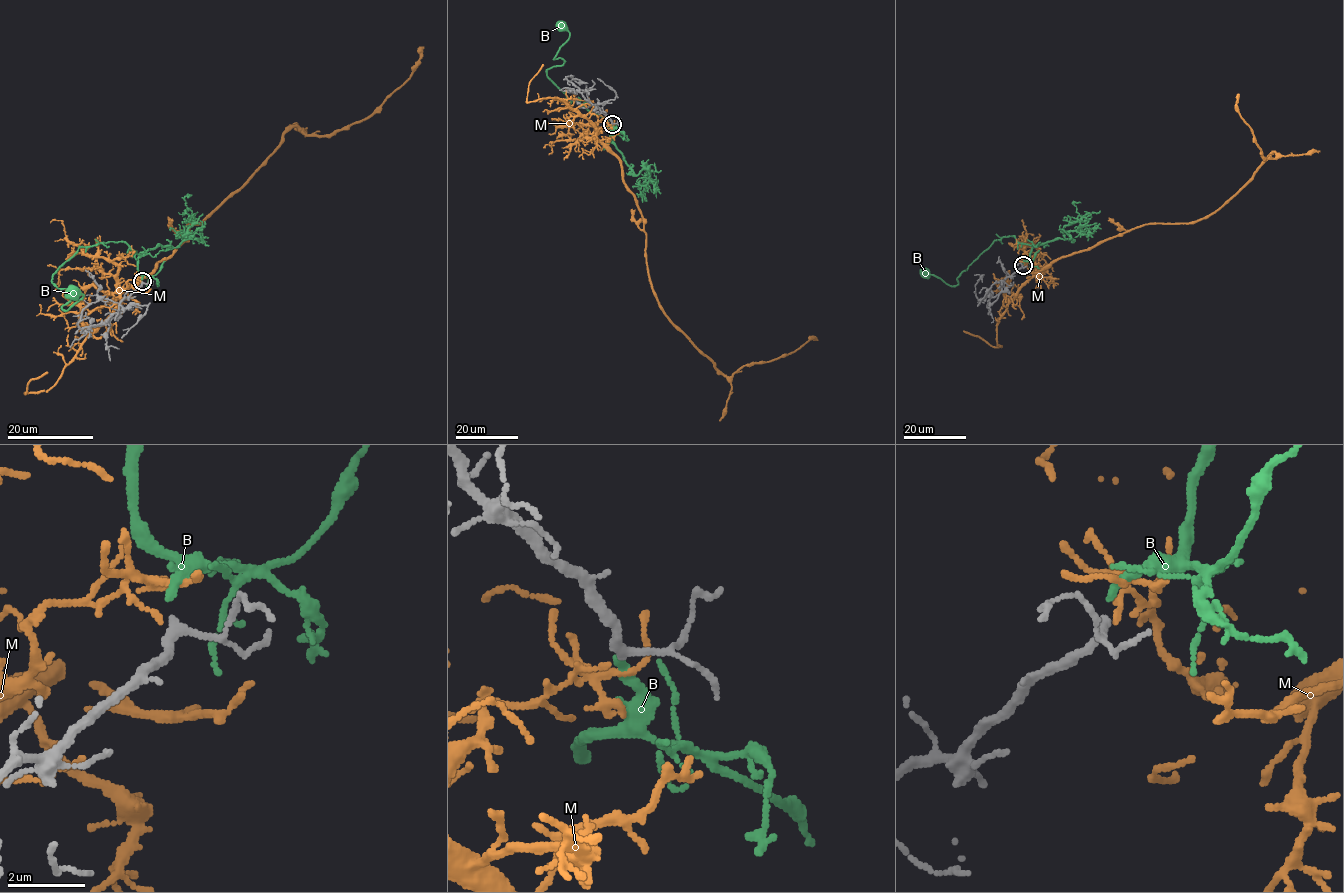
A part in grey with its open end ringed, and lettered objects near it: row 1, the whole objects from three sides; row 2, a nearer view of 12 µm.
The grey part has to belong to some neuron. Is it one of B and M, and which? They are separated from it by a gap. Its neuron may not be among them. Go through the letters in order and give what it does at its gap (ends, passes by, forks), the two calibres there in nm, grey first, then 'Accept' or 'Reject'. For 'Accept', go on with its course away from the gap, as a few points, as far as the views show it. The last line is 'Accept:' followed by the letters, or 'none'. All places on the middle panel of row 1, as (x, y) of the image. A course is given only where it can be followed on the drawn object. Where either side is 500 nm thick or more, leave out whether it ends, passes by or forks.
B: It ends there. Thickness 200 nm (grey) against 200 nm. Accept. Its course: (611, 123), (609, 134), (607, 120), (572, 101), (547, 75), (564, 62), (554, 59), (569, 37), (556, 23)
M: It ends there. Thickness 200 nm (grey) against 120 nm. Reject
Accept: B

